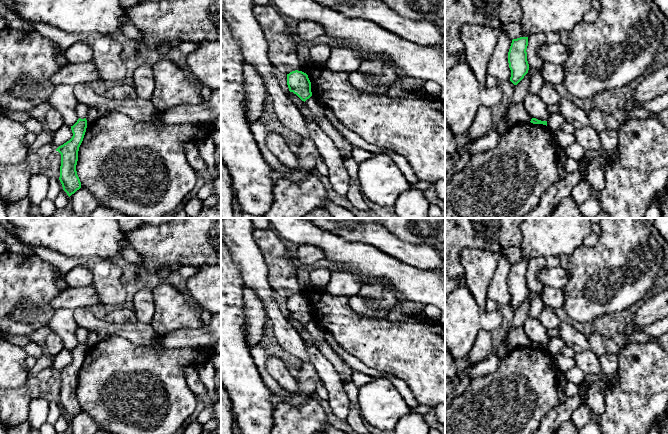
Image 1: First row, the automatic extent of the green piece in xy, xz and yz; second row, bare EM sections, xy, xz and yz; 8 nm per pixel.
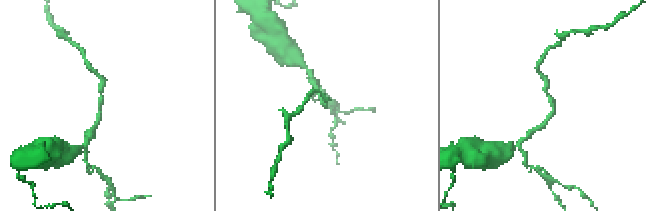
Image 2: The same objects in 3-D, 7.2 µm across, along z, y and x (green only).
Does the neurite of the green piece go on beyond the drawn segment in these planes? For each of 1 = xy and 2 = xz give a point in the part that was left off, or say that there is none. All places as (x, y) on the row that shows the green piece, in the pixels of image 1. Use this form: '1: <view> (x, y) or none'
1: none
2: none

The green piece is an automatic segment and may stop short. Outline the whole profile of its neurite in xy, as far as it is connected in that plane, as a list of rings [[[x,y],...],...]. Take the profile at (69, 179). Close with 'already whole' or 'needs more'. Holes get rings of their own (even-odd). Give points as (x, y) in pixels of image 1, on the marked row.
[[[79,118],[77,122],[71,126],[73,133],[72,138],[56,149],[56,151],[61,154],[59,180],[62,184],[63,190],[69,197],[81,188],[81,182],[77,175],[76,165],[78,161],[79,147],[83,141],[86,128],[86,118]]]; already whole

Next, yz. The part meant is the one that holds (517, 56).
[[[520,37],[512,40],[508,52],[508,63],[511,70],[510,81],[514,85],[517,85],[528,73],[527,46],[528,37]]]; already whole

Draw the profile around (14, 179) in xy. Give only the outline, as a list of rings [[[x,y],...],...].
[[[27,161],[0,167],[0,196],[5,205],[28,197],[30,166]]]

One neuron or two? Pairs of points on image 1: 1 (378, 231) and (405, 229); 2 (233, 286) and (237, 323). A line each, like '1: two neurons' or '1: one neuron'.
1: two neurons
2: one neuron

